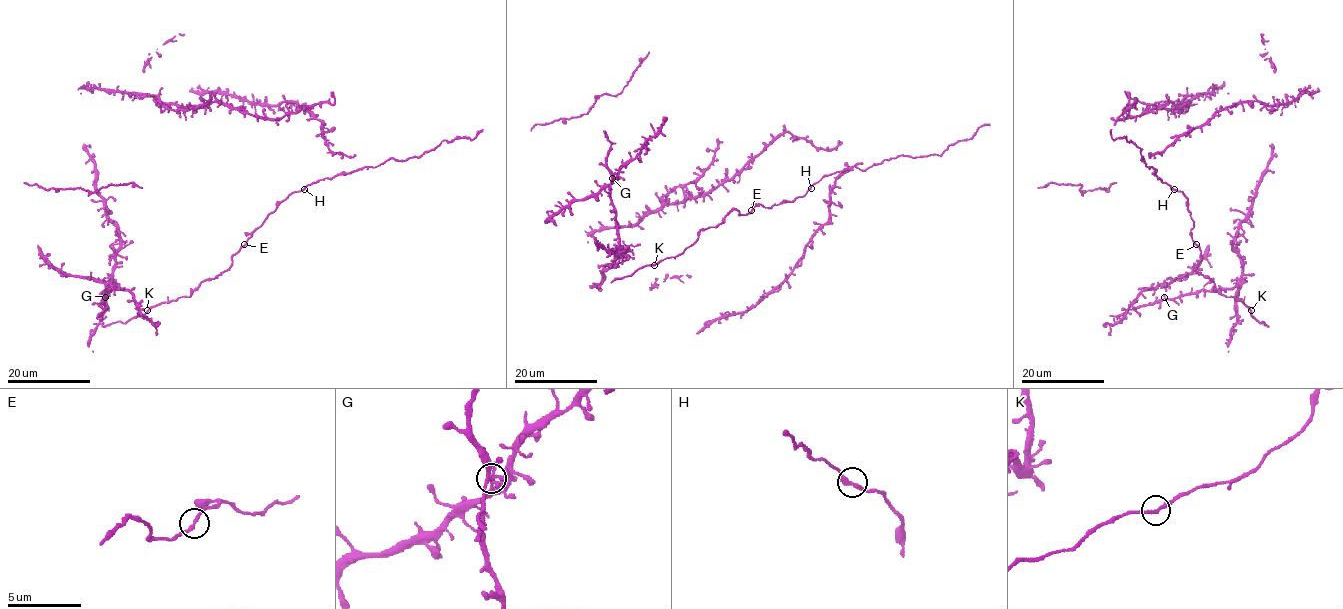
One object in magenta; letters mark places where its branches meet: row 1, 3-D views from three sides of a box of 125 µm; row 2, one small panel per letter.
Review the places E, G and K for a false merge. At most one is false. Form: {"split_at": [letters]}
{"split_at": []}

